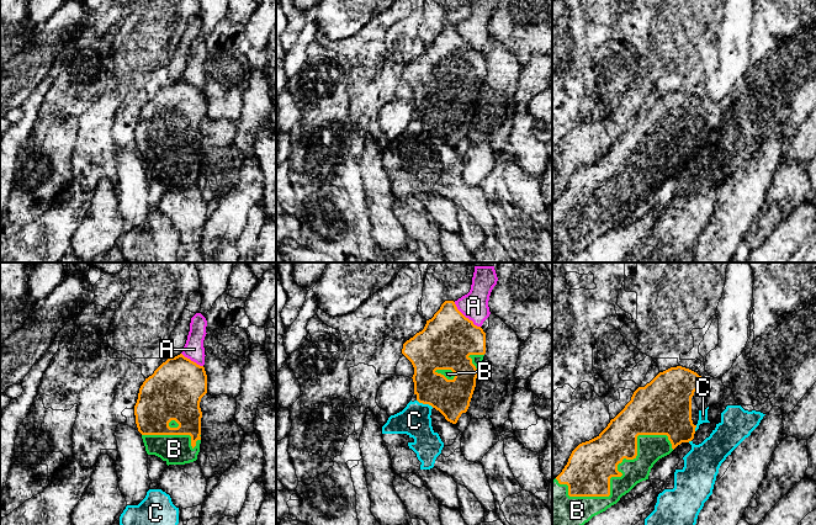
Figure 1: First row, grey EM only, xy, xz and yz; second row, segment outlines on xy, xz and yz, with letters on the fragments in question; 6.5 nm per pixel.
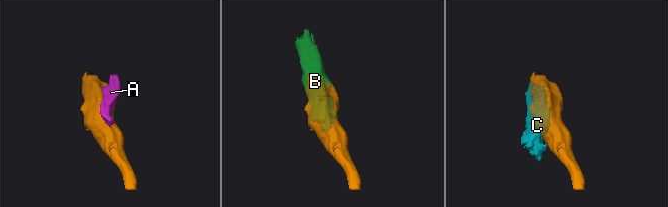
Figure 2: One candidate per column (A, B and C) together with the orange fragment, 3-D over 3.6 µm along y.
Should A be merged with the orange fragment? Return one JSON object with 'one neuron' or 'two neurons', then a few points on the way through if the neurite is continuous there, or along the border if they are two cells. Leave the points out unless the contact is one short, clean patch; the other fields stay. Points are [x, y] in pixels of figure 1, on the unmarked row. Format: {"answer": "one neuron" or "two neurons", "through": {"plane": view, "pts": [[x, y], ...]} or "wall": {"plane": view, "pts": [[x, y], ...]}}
{"answer": "two neurons"}

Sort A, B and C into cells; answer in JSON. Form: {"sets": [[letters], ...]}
{"sets": [["A"], ["B"], ["C"]]}

